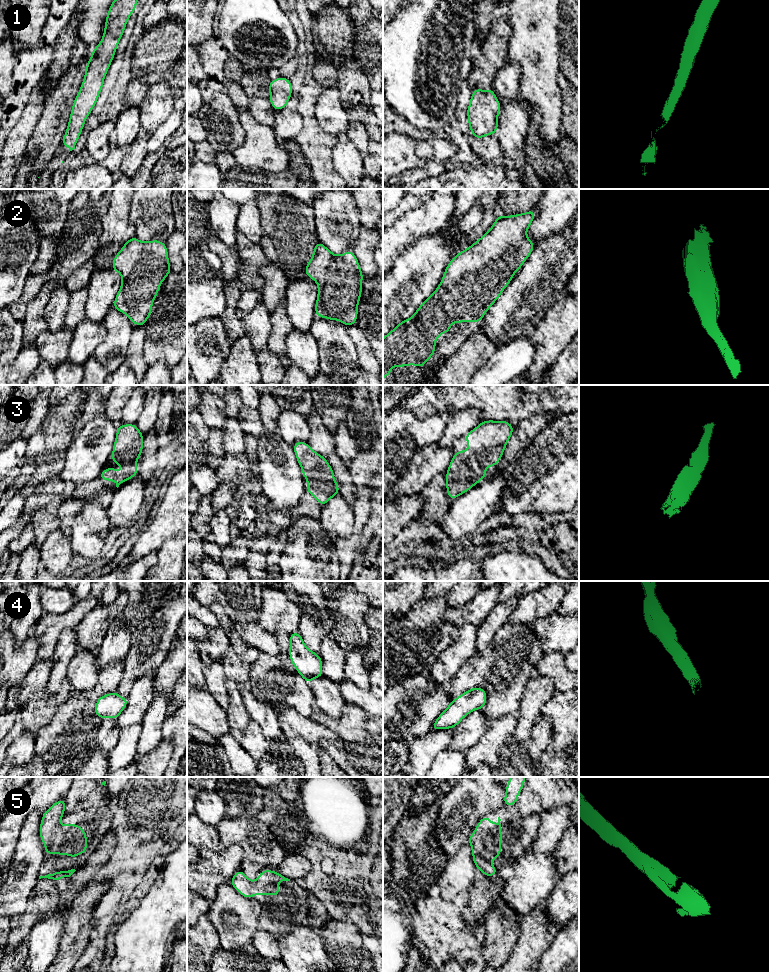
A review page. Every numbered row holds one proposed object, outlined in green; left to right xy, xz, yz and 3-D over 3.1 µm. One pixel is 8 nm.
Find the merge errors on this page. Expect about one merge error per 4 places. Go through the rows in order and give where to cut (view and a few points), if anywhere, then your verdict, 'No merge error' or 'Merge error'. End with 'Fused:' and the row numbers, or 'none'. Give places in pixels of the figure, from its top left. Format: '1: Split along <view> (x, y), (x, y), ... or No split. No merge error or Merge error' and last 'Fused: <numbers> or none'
1: No split. No merge error
2: No split. No merge error
3: No split. No merge error
4: No split. No merge error
5: No split. No merge error
Fused: none

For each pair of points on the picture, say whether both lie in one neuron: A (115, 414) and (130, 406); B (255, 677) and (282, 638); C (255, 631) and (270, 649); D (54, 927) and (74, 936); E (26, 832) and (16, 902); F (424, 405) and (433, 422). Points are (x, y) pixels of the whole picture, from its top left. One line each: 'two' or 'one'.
A: two
B: one
C: one
D: two
E: one
F: two

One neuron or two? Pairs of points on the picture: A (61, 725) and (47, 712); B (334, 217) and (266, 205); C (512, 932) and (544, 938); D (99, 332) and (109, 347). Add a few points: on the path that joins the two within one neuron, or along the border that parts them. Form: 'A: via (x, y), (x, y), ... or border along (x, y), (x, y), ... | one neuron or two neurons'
A: border along (67, 698), (56, 708), (53, 717), (38, 730) | two neurons
B: border along (311, 207), (314, 213), (315, 233), (318, 236) | two neurons
C: border along (521, 931), (510, 955) | two neurons
D: border along (102, 321), (106, 337), (92, 355) | two neurons

